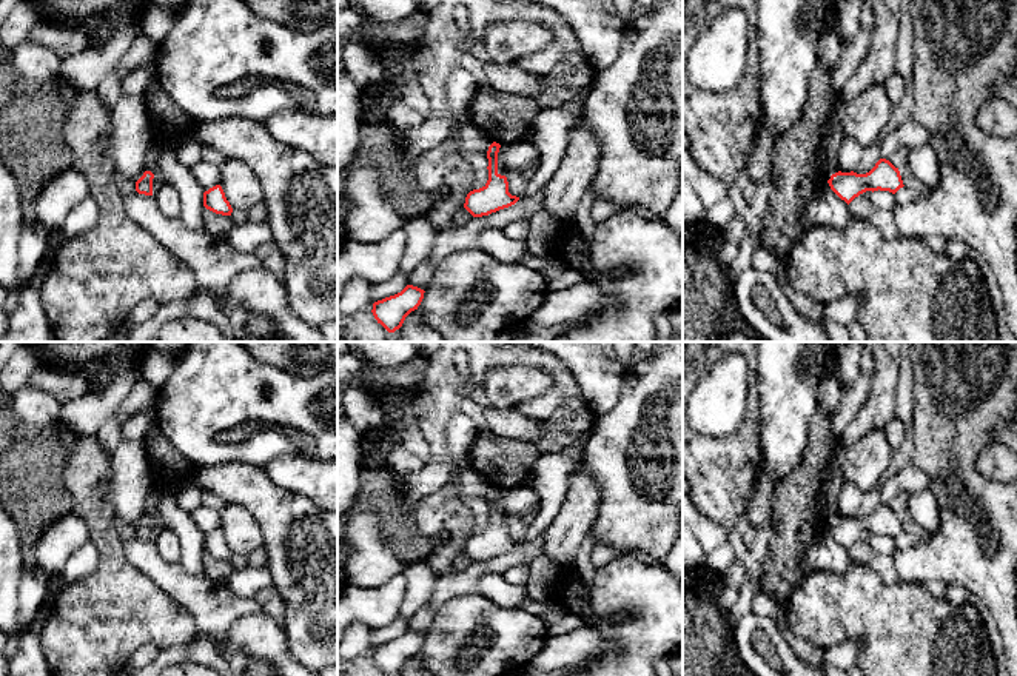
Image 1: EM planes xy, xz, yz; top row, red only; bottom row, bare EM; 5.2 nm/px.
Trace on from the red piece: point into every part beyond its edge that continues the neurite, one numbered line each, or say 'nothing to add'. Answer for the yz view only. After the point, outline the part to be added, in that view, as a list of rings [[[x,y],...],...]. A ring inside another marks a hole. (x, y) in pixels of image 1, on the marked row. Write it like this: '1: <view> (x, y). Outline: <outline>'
nothing to add

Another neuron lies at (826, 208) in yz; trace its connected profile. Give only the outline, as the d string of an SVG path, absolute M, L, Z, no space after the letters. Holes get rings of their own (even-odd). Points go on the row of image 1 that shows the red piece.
M827 182L820 183L803 216L812 226L831 226L835 229L844 229L852 219L849 205L831 189Z

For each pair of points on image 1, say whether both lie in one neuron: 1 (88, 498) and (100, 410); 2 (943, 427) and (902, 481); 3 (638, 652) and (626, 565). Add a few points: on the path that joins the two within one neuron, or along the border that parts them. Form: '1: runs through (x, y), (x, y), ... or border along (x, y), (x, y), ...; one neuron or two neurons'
1: border along (94, 435), (76, 436); two neurons
2: border along (912, 461), (926, 475), (929, 488); two neurons
3: runs through (638, 630), (641, 610), (631, 599), (626, 587); one neuron

